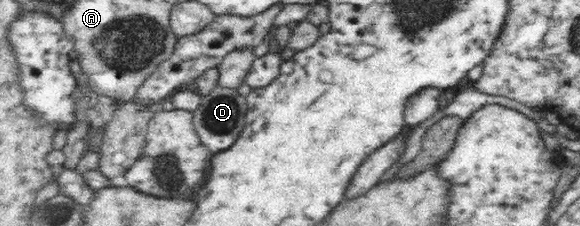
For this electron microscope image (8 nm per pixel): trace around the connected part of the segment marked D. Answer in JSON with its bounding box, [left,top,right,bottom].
[193,87,246,155]

